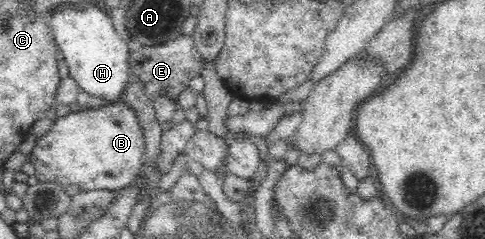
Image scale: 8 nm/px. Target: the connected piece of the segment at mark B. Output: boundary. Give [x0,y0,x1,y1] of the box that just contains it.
[26,102,145,197]

